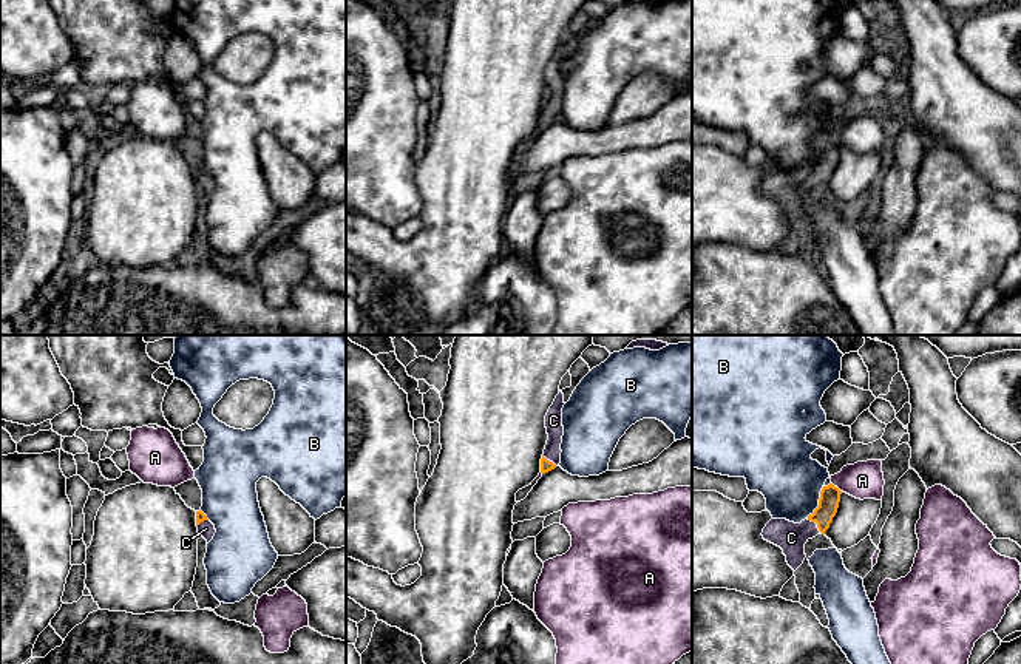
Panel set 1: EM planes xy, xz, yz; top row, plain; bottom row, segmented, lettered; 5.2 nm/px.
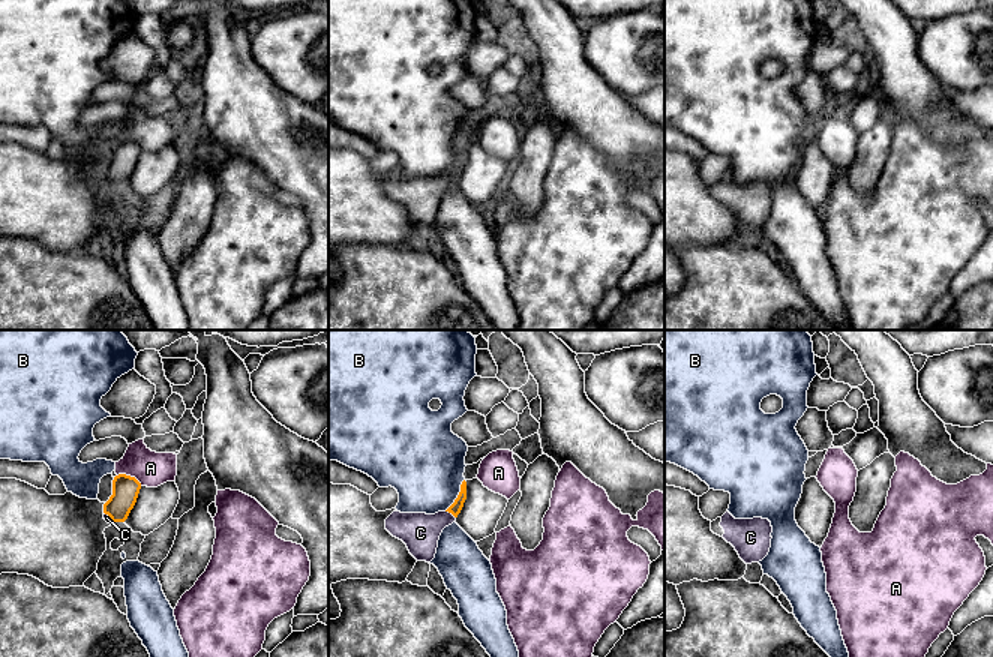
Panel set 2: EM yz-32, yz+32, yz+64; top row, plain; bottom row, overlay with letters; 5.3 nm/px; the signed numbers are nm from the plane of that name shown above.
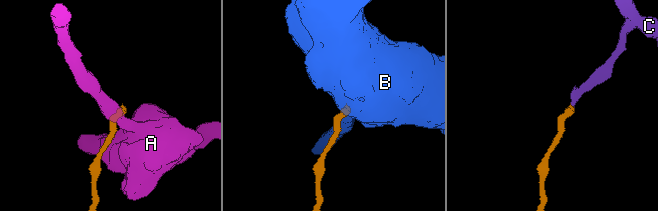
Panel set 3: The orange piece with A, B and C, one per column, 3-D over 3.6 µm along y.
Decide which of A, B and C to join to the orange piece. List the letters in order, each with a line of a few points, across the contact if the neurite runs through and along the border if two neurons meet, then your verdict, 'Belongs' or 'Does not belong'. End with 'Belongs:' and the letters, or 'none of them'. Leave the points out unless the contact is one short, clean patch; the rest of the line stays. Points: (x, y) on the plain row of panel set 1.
A: Line: yz (831, 136), (841, 145). Does not belong
B: Line: yz (824, 141), (819, 159), (807, 172). Does not belong
C: Line: yz (830, 150), (827, 164), (816, 176), (791, 192). Belongs
Belongs: C

